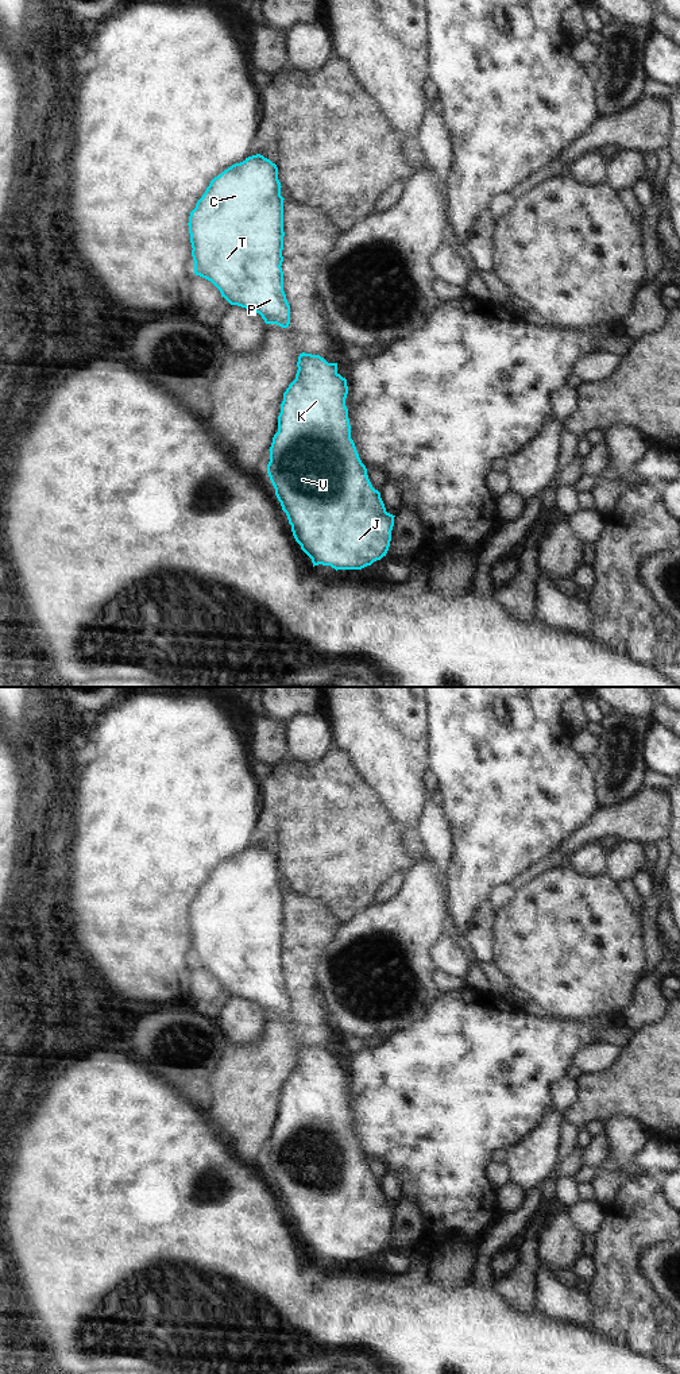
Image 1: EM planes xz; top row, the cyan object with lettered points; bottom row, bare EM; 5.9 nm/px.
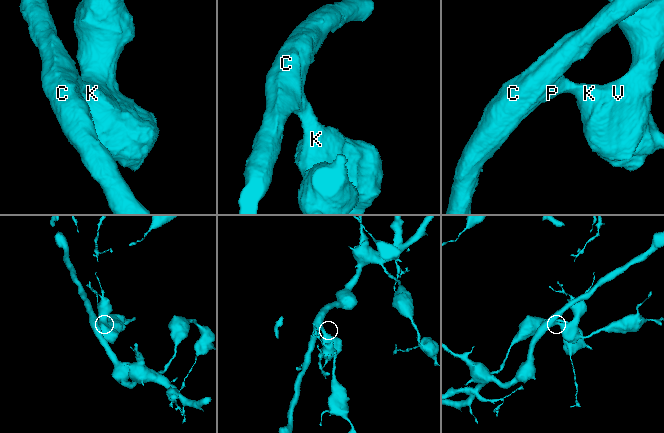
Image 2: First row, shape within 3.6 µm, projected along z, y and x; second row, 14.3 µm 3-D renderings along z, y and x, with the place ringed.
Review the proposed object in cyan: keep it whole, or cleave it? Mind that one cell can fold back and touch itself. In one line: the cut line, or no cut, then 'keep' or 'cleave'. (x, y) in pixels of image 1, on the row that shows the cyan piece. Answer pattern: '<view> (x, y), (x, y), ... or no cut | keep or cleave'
no cut | keep

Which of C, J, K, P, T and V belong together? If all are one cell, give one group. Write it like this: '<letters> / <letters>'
C J K P T V

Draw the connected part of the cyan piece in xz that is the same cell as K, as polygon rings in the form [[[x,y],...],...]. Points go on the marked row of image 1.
[[[300,354],[295,379],[283,393],[278,432],[270,447],[267,474],[275,489],[275,495],[286,513],[291,532],[301,549],[312,559],[313,567],[322,564],[337,570],[362,570],[386,556],[391,530],[393,514],[386,512],[380,493],[367,476],[355,443],[351,439],[351,425],[345,398],[347,379],[337,373],[337,363],[328,363],[320,355]]]

